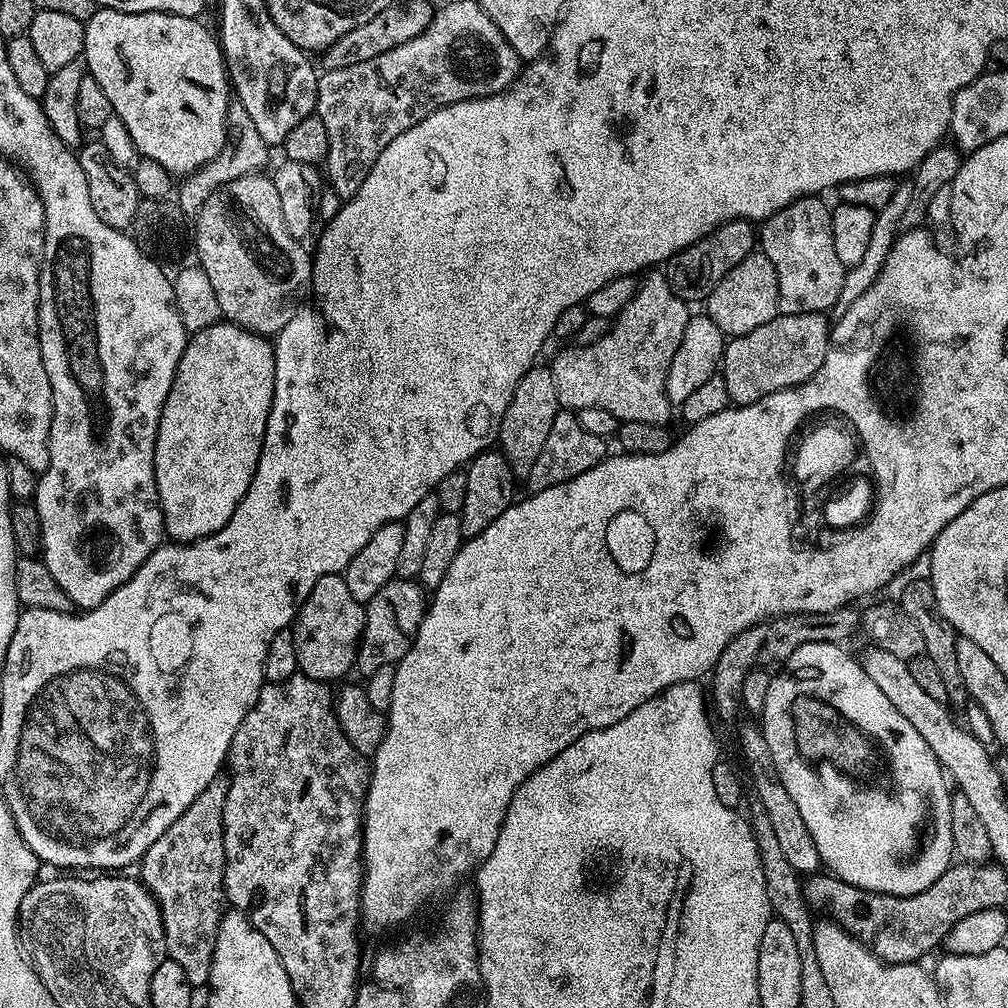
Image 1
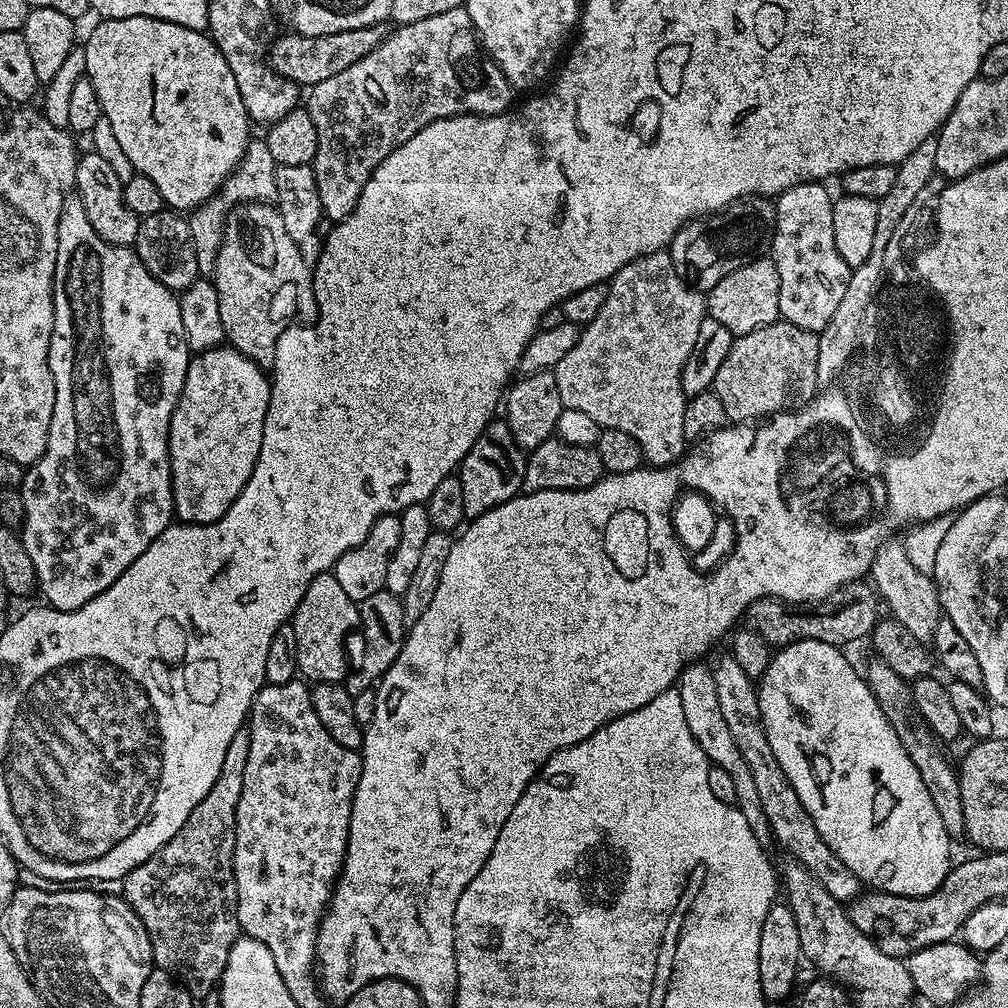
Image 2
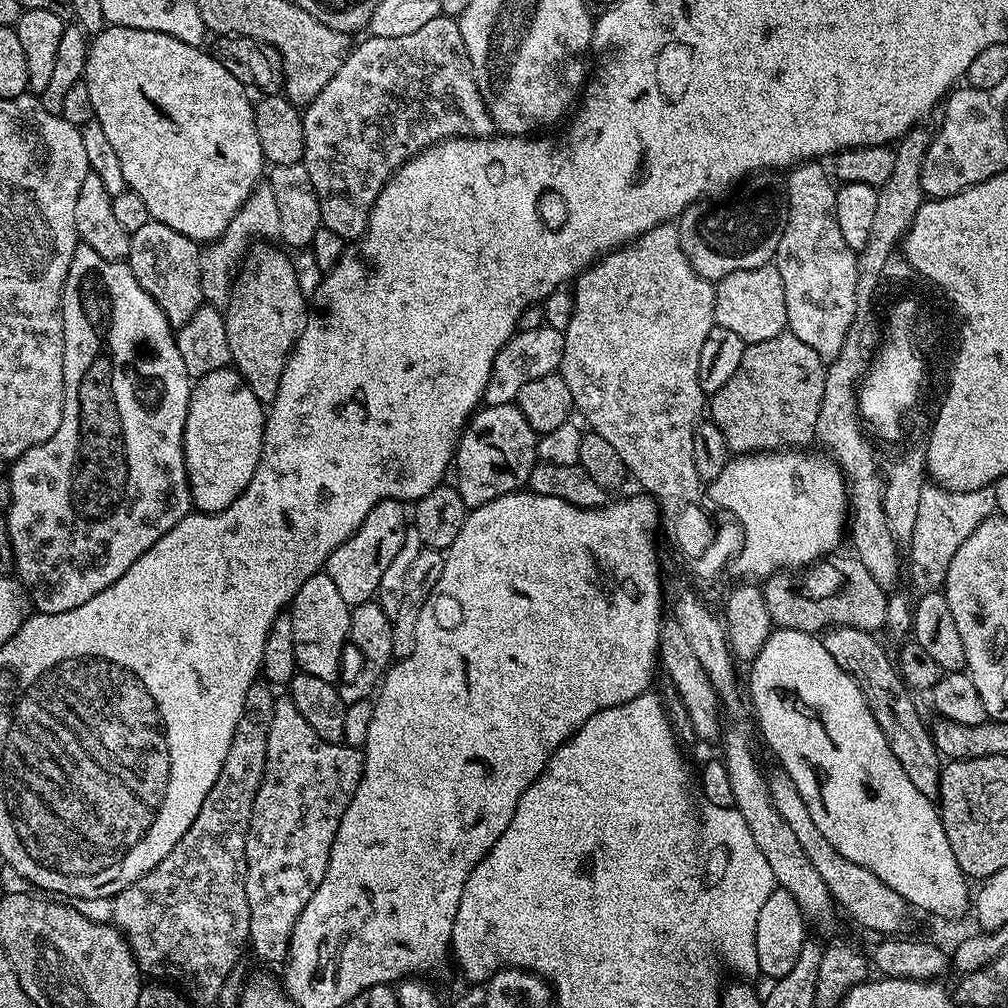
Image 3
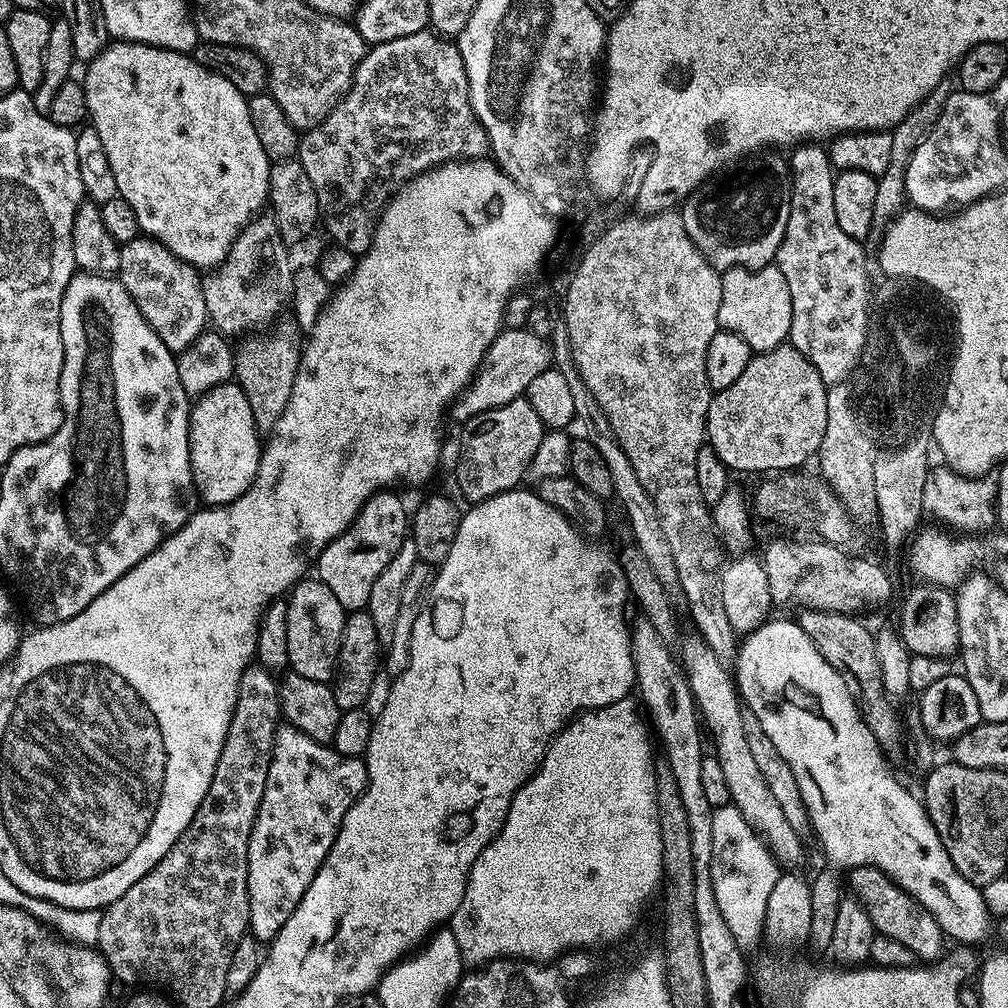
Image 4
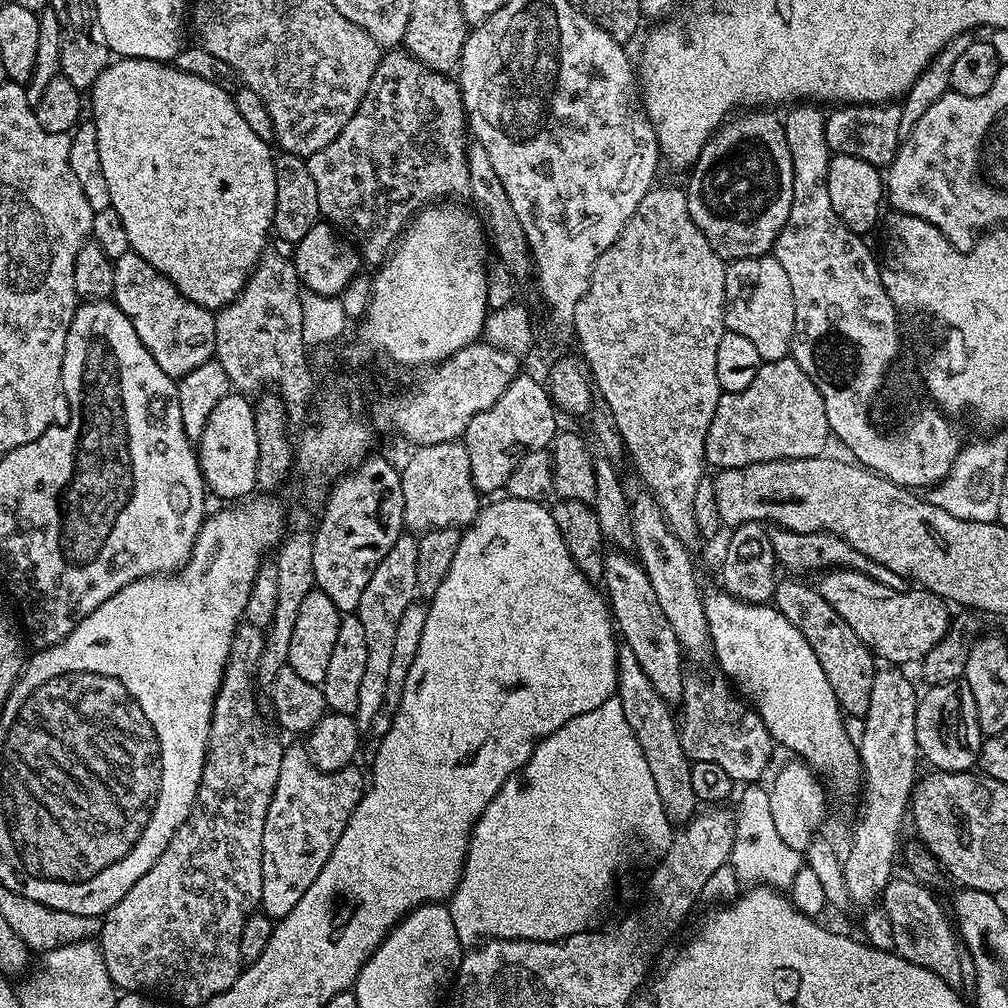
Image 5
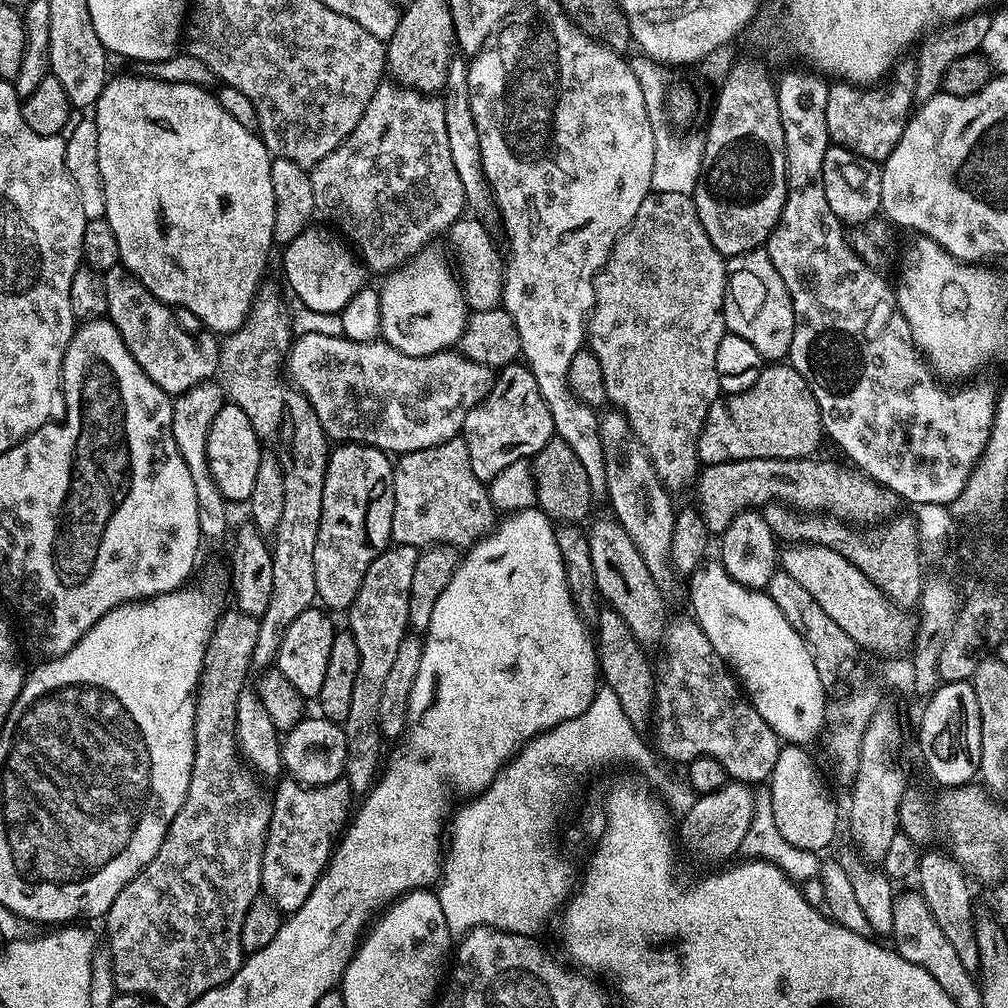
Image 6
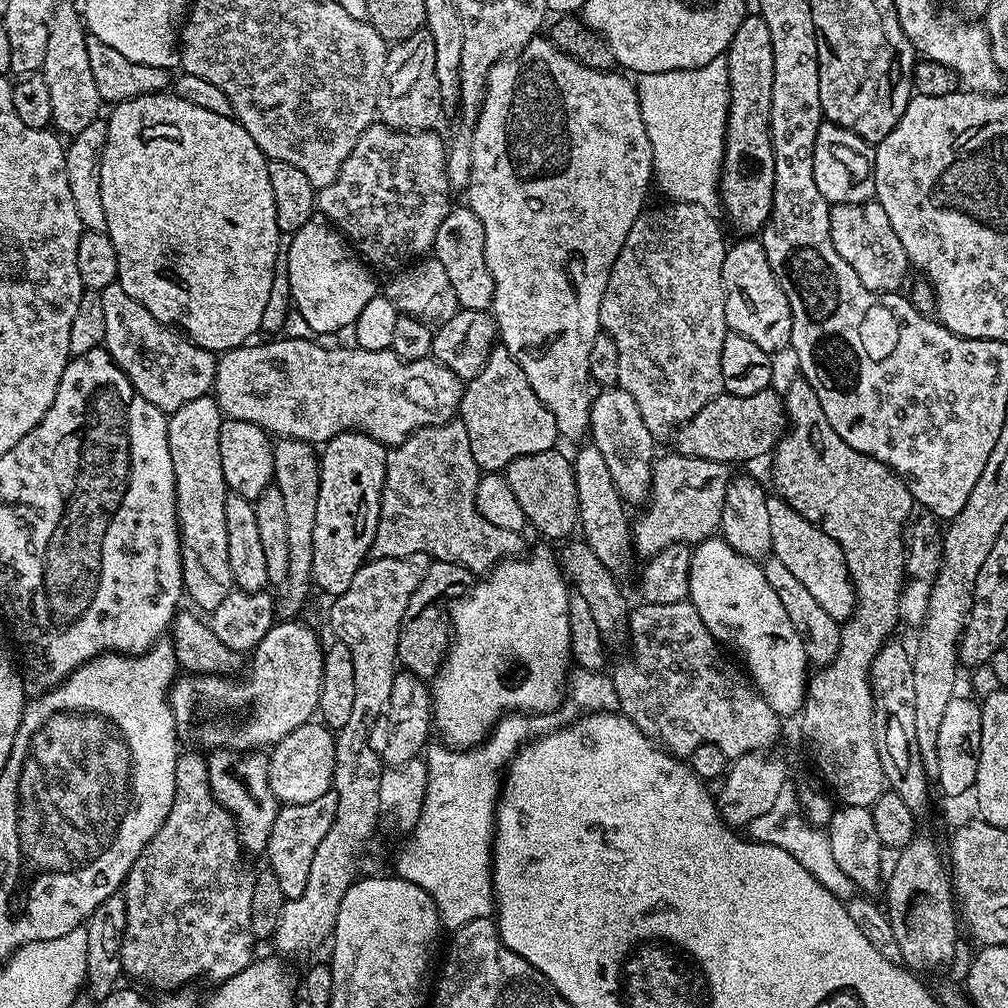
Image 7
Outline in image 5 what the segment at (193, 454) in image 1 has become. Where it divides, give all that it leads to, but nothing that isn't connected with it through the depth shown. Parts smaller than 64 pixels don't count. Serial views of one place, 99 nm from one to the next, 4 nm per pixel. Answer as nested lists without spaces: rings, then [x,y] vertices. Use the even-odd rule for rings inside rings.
[[[235,390],[228,393],[218,406],[206,418],[206,430],[202,432],[198,441],[198,459],[200,472],[204,476],[204,482],[209,493],[221,496],[224,502],[240,502],[253,495],[256,488],[256,471],[258,470],[258,434],[254,426],[256,409],[253,401],[247,395]]]

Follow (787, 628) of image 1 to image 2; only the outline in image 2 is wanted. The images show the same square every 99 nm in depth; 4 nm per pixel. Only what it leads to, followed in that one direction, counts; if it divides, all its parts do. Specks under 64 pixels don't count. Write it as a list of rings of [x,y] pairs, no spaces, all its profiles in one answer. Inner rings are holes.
[[[857,582],[841,588],[837,595],[831,597],[827,605],[828,612],[793,610],[781,601],[769,598],[751,604],[746,613],[746,620],[752,631],[758,633],[769,646],[775,646],[777,649],[799,640],[817,640],[845,646],[844,644],[852,644],[863,636],[864,639],[871,637],[872,628],[878,619],[876,604],[878,605],[877,593],[867,583]]]

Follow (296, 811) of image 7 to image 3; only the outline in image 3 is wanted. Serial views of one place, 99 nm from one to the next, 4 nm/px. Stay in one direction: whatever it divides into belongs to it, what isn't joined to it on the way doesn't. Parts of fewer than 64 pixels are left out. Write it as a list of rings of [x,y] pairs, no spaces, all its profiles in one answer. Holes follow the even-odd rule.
[[[277,699],[274,718],[270,722],[264,777],[254,798],[246,838],[246,898],[250,906],[248,944],[262,959],[283,961],[287,957],[292,931],[302,910],[306,910],[306,902],[314,898],[314,890],[318,890],[326,874],[342,814],[346,814],[346,806],[350,806],[363,777],[364,753],[361,749],[323,741],[298,712],[292,699]]]

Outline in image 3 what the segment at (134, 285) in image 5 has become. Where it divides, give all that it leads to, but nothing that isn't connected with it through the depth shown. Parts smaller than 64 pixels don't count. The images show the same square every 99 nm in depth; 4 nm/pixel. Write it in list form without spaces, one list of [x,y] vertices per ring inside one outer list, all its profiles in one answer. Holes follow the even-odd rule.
[[[151,218],[146,226],[131,233],[131,238],[126,257],[129,270],[134,278],[138,278],[142,290],[146,290],[146,294],[158,302],[173,329],[179,330],[183,324],[190,322],[190,318],[194,318],[204,300],[200,285],[201,245],[178,234],[178,230],[170,230],[170,226]]]

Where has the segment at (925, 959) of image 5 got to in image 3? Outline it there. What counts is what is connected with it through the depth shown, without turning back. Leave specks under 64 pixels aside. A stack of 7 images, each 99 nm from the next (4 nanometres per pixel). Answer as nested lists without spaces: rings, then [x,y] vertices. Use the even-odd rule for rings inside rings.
[[[783,770],[777,771],[777,776],[767,777],[770,798],[774,802],[774,810],[782,814],[790,830],[793,831],[798,842],[802,845],[802,850],[806,850],[806,858],[810,858],[810,863],[814,865],[814,870],[818,870],[822,882],[826,882],[826,890],[830,890],[833,901],[841,908],[850,919],[861,924],[864,928],[869,928],[872,932],[884,932],[880,934],[900,934],[904,927],[912,920],[913,909],[898,894],[898,890],[890,890],[878,874],[870,874],[866,866],[858,866],[858,862],[850,862],[830,842],[826,842],[822,830],[818,830],[818,825],[814,818],[810,818],[810,810],[806,810],[806,802],[802,802],[802,794],[798,794],[798,786]]]

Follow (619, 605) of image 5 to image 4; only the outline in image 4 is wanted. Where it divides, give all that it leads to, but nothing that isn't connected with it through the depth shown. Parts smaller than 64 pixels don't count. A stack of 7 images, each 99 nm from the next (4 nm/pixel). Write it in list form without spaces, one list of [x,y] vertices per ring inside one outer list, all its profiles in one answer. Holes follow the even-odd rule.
[[[645,616],[631,623],[629,640],[631,642],[632,661],[635,664],[636,690],[640,692],[641,703],[646,704],[654,722],[655,733],[660,734],[662,746],[666,752],[665,763],[671,768],[678,792],[686,809],[687,822],[690,825],[691,861],[694,865],[694,888],[713,886],[712,862],[715,856],[713,846],[713,818],[715,811],[704,797],[700,771],[702,770],[702,724],[696,710],[696,700],[685,678],[684,667],[675,651],[668,646],[667,637]]]

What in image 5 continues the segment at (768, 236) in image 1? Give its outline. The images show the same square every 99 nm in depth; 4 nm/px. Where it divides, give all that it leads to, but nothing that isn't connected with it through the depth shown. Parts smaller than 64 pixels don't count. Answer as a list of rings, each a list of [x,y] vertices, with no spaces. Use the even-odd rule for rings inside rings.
[[[800,102],[783,113],[786,146],[790,146],[790,162],[794,170],[794,198],[790,202],[790,218],[776,239],[774,255],[790,278],[790,290],[794,290],[794,334],[792,335],[793,360],[810,374],[810,382],[818,386],[822,402],[826,406],[826,416],[831,417],[836,427],[836,440],[844,443],[852,453],[851,459],[870,471],[886,477],[890,482],[909,490],[931,490],[942,483],[950,474],[959,450],[956,448],[955,432],[949,421],[942,421],[935,413],[925,413],[925,421],[917,421],[912,429],[905,432],[880,435],[867,426],[865,409],[869,397],[880,382],[880,372],[884,371],[893,349],[900,345],[902,337],[896,319],[896,307],[886,294],[880,277],[877,257],[872,257],[870,249],[864,245],[863,235],[851,232],[834,214],[830,202],[828,167],[832,156],[826,146],[826,112],[823,107],[812,102]]]

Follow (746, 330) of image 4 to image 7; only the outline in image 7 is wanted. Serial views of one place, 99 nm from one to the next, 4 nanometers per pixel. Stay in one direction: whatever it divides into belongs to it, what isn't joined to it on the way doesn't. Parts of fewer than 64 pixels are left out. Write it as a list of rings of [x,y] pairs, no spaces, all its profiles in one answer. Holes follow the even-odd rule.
[[[740,238],[733,248],[731,245],[725,251],[722,282],[729,329],[742,334],[742,338],[750,338],[750,342],[762,346],[769,354],[777,354],[783,348],[785,351],[792,343],[790,302],[786,302],[786,294],[778,278],[774,278],[774,270],[770,270],[766,250],[759,239]]]

